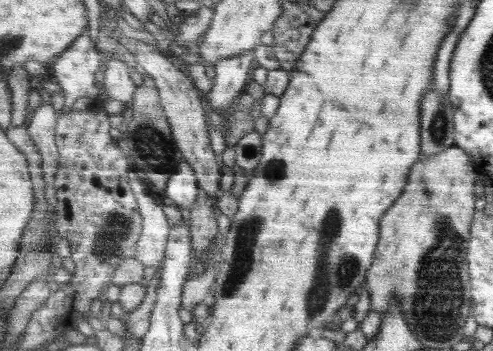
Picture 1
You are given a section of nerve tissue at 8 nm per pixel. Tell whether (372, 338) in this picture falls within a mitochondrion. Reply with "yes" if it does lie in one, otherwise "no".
no

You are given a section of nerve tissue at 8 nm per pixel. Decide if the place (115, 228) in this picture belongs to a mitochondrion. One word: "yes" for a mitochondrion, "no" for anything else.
yes

